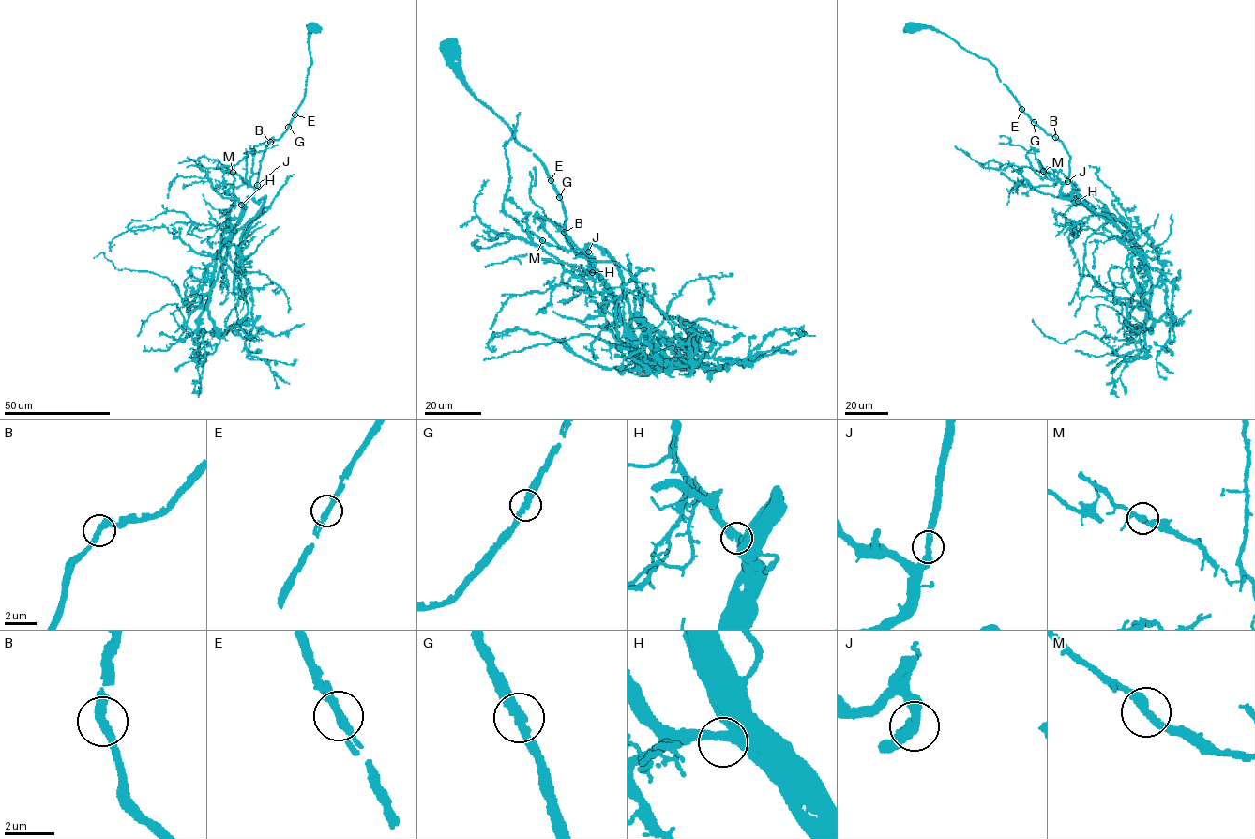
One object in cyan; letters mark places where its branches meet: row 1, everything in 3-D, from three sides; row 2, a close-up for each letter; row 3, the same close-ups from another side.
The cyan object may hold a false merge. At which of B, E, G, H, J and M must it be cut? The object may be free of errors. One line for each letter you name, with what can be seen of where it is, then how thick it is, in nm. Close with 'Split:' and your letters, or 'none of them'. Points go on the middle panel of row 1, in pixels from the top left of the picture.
Split: none of them

